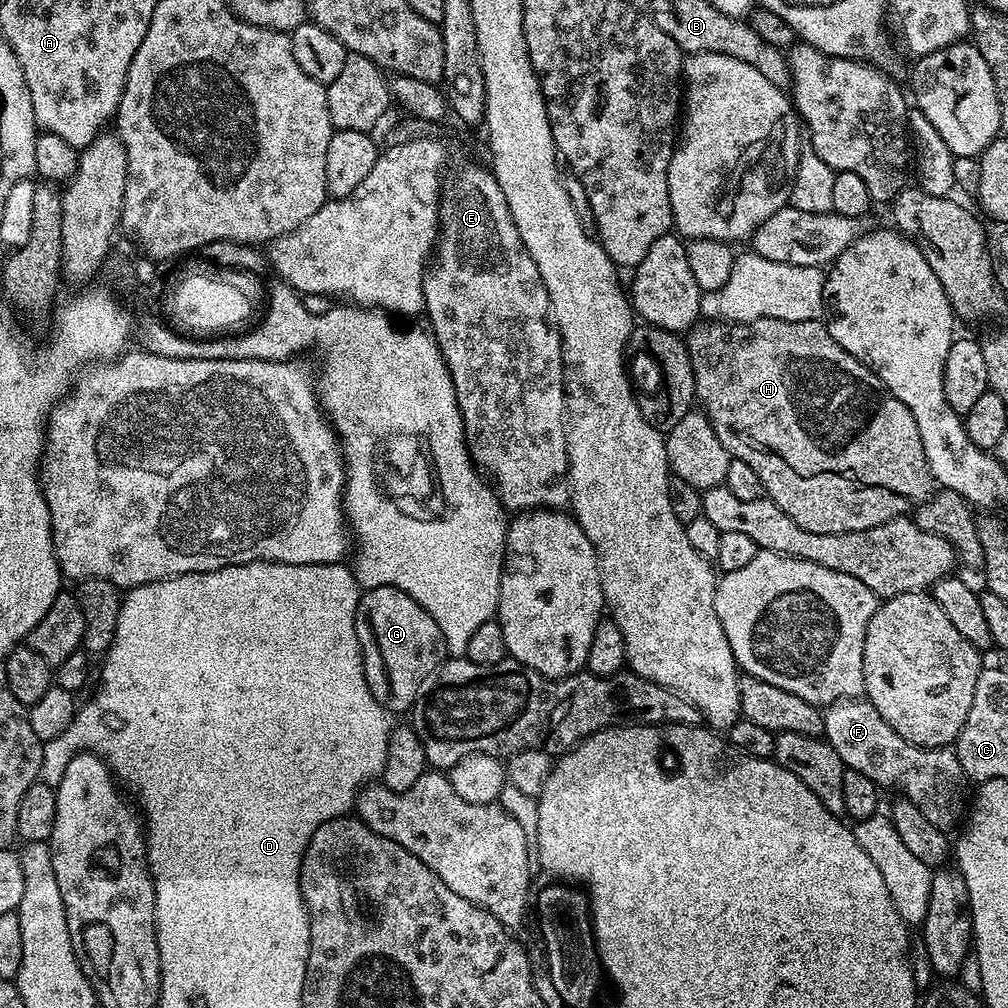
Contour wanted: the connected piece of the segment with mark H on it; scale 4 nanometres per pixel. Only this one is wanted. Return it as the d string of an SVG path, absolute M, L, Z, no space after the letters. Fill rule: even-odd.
M758 318L751 320L749 324L734 324L726 320L709 320L700 322L687 333L686 343L690 362L694 366L694 386L696 387L696 399L699 407L704 407L708 420L712 423L711 435L717 445L731 459L740 460L740 440L744 444L752 444L754 450L764 452L768 456L774 456L782 460L788 470L794 472L794 476L834 476L850 484L854 490L868 490L868 488L880 488L884 486L902 490L912 496L920 496L918 505L923 503L934 492L932 471L926 462L926 450L922 450L922 434L918 434L918 422L914 414L898 398L894 398L892 391L878 379L875 372L864 365L861 360L854 358L830 334L827 323L820 320L803 320L802 322L790 322L789 320L775 320L774 318Z

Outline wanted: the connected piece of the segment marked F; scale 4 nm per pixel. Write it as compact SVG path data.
M864 698L829 705L824 712L824 738L838 751L845 767L865 774L881 789L900 791L897 793L914 802L941 831L948 832L961 823L966 810L966 777L953 749L920 748L906 742Z

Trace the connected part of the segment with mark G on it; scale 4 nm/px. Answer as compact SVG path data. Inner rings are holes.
M378 586L361 591L360 605L356 607L356 637L364 659L368 689L374 698L378 698L381 706L392 714L415 706L416 699L425 695L446 659L438 622L434 622L434 618L430 618L430 614L426 614L426 610L422 610L414 598L410 598L410 594L394 586Z

